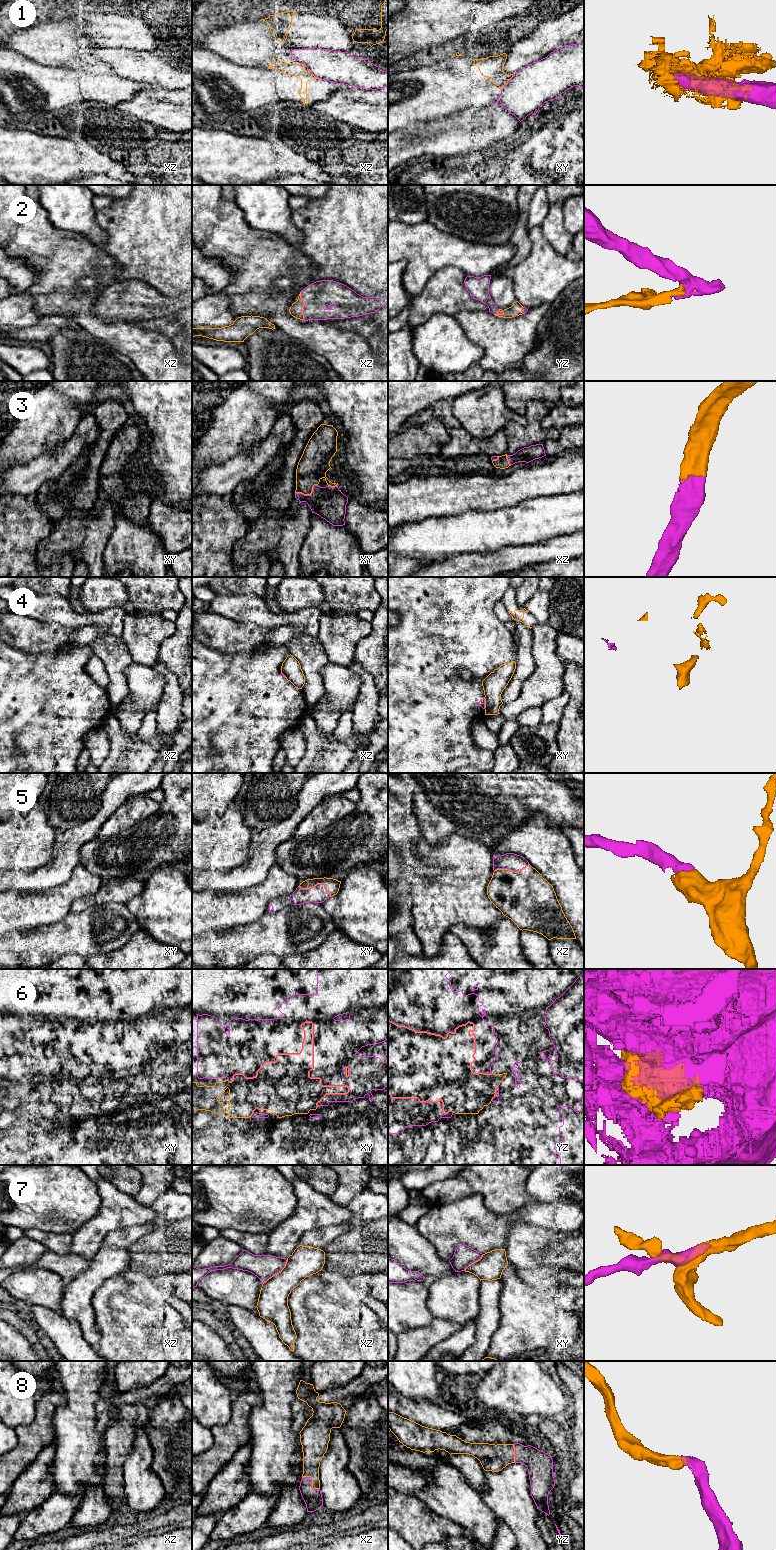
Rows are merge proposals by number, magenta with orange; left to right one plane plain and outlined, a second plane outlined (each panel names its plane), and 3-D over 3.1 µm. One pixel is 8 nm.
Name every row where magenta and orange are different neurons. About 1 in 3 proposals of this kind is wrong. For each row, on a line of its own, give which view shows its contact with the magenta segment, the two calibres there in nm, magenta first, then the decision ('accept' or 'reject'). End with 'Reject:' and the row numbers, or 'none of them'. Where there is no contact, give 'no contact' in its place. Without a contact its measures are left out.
1: meets magenta in xy; 320 nm thick on the magenta side, 180 nm on the other; reject
2: meets magenta in xz; 200 nm thick on the magenta side, 110 nm on the other; accept
3: meets magenta in xy; 260 nm thick on the magenta side, 240 nm on the other; accept
4: meets magenta in xy; 50 nm thick on the magenta side, 180 nm on the other; reject
5: meets magenta in xy; 140 nm thick on the magenta side, 110 nm on the other; accept
6: meets magenta in xy; 280 nm thick on the magenta side, 100 nm on the other; accept
7: meets magenta in xz; 190 nm thick on the magenta side, 240 nm on the other; reject
8: meets magenta in xz; 150 nm thick on the magenta side, 170 nm on the other; accept
Reject: 1, 4, 7

